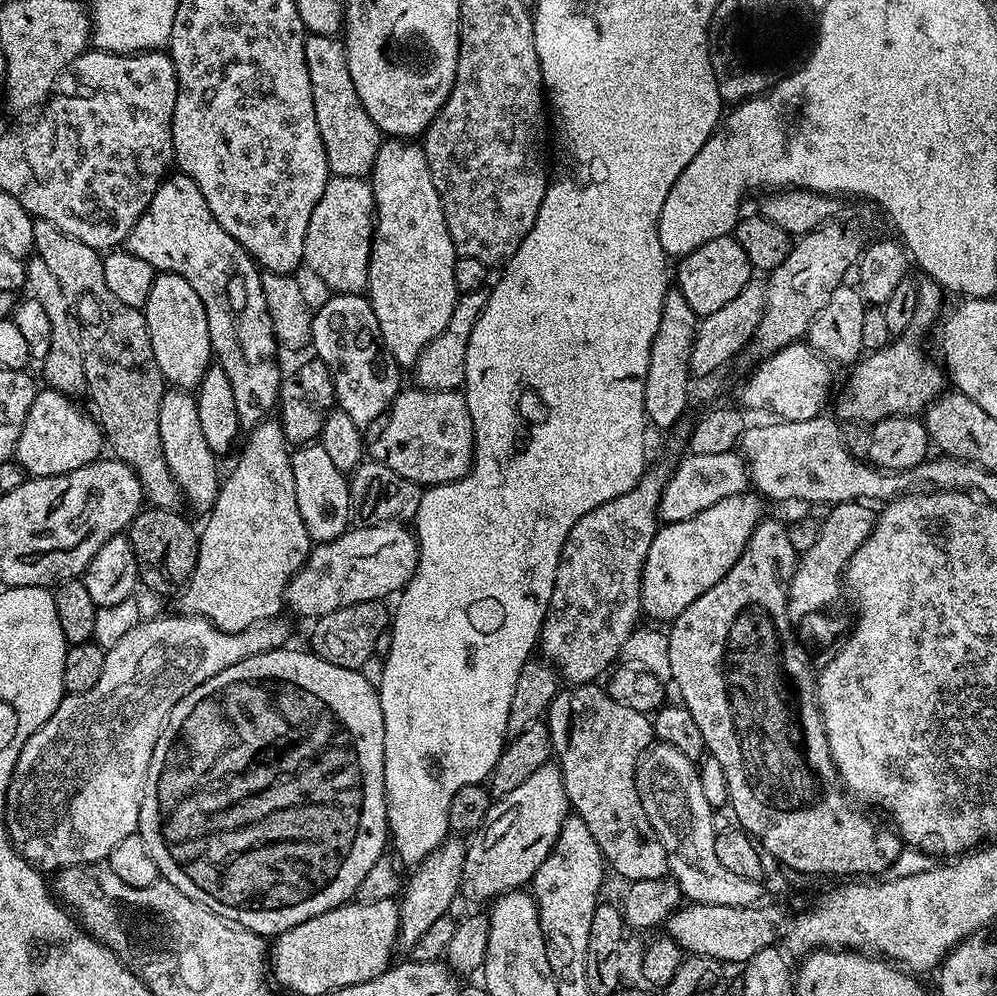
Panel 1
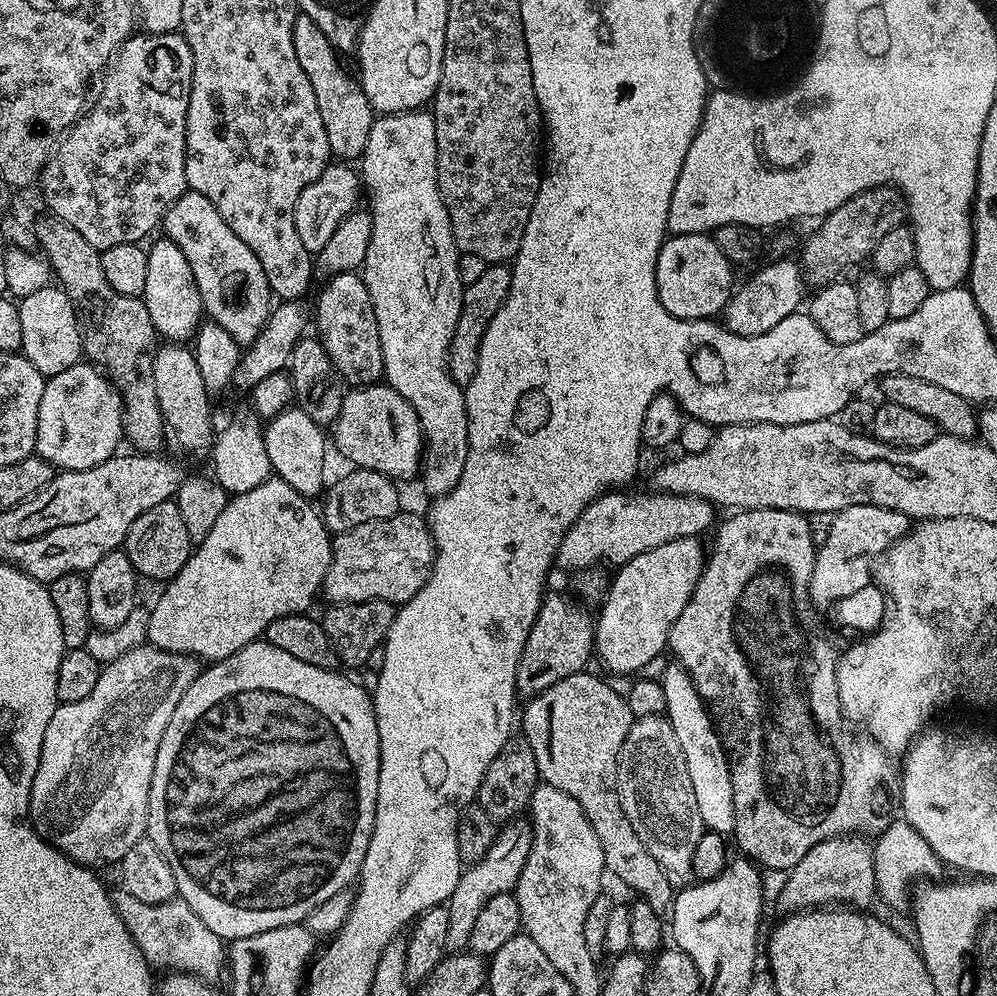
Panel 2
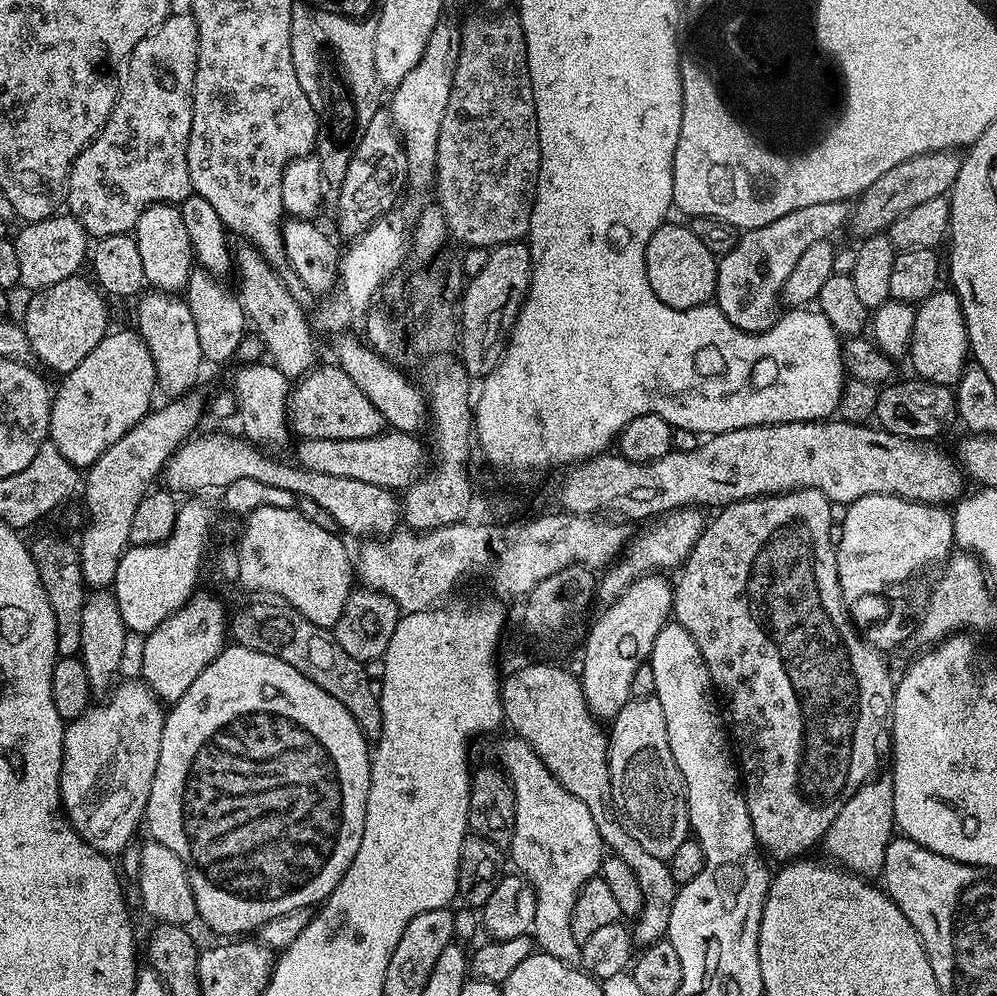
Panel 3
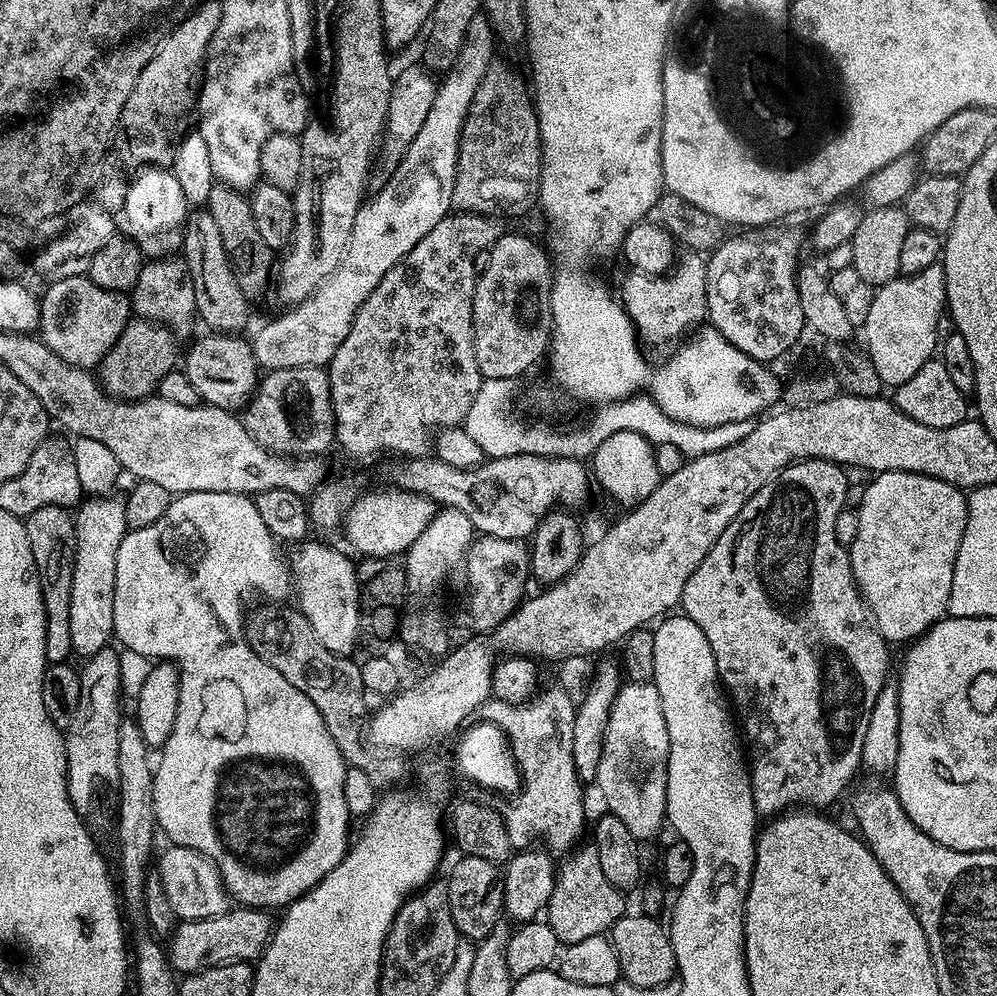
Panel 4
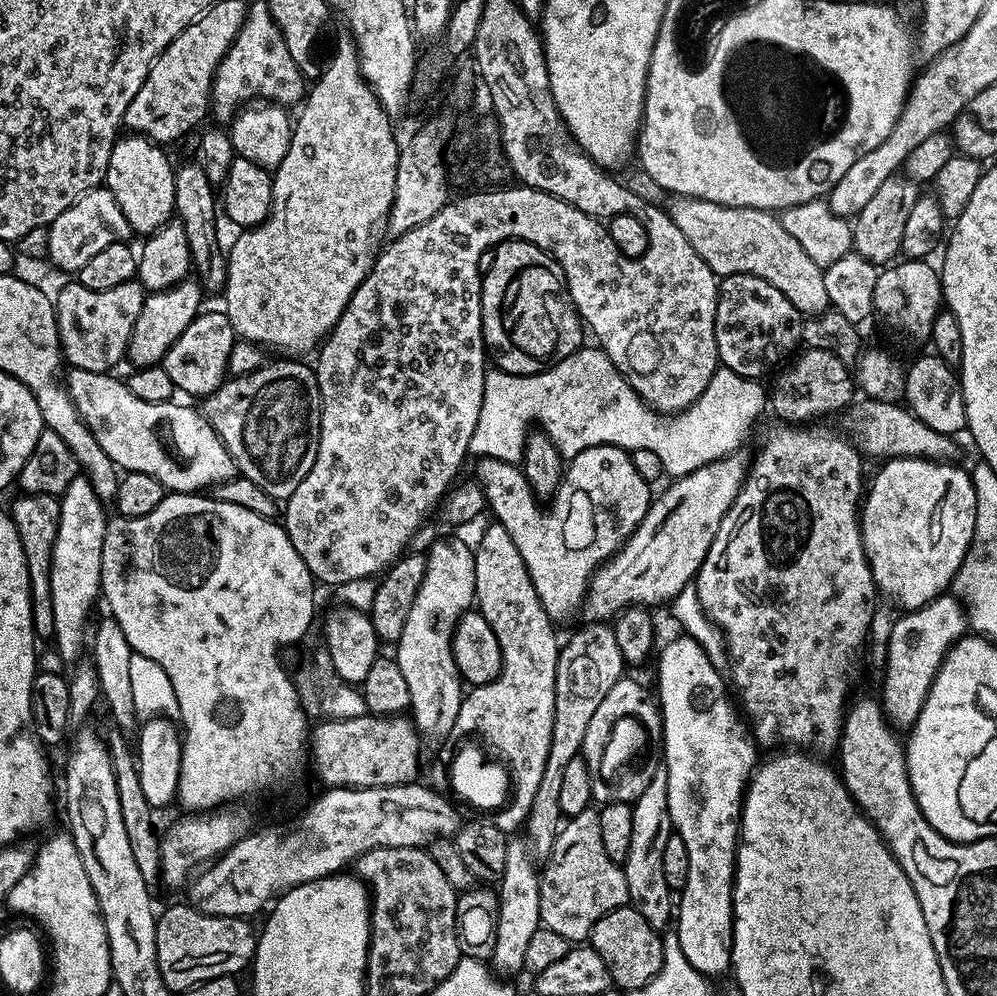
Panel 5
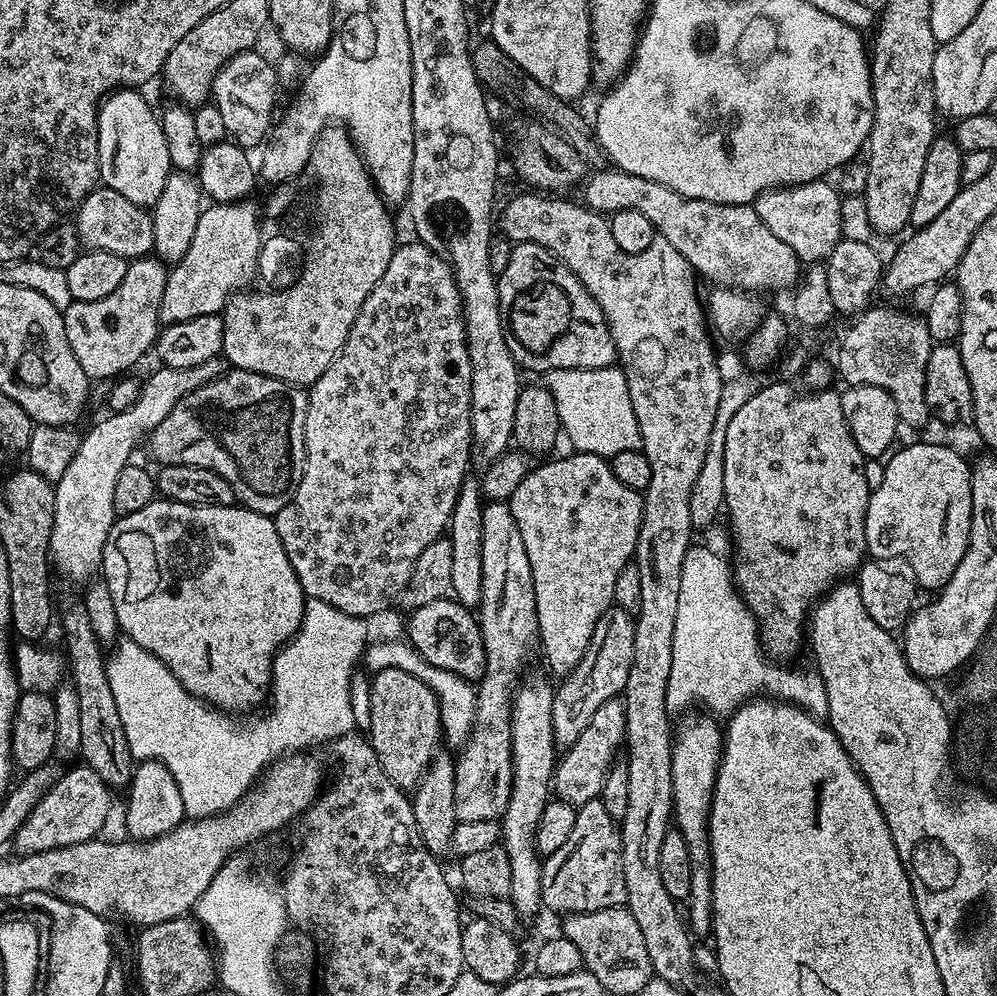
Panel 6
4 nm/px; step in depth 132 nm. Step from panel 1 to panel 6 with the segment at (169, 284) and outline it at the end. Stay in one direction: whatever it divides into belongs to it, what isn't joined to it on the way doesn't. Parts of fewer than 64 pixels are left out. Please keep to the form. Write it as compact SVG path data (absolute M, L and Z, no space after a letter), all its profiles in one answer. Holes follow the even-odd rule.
M122 88L109 92L98 109L98 162L99 183L110 190L118 190L126 202L134 202L140 208L151 209L158 202L166 186L166 178L174 169L170 153L166 150L166 138L162 134L157 109L148 105L143 91Z

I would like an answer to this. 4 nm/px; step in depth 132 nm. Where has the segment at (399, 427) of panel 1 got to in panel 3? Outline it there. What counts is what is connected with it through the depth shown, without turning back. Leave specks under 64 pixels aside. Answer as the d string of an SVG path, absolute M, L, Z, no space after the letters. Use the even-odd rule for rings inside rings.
M335 363L325 368L316 366L307 375L295 381L290 392L290 428L297 437L306 440L334 438L370 438L385 431L384 415L377 410L374 402L354 386L350 374L346 374Z

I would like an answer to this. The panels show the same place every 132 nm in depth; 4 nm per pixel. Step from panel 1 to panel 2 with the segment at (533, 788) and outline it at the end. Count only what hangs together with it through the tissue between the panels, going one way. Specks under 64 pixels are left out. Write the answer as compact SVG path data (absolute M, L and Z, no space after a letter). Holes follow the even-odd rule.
M527 819L509 820L497 831L490 850L486 850L477 864L469 864L461 871L458 886L447 902L450 914L450 927L446 930L446 949L464 950L470 942L470 930L474 930L474 921L478 918L482 906L490 902L490 898L498 894L512 892L518 878L522 874L522 866L526 866L526 858L532 849L532 825Z

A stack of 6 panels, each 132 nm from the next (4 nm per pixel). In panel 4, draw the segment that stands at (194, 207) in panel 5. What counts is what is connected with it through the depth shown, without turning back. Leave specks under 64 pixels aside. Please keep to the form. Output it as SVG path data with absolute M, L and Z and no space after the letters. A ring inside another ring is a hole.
M192 210L188 213L188 220L184 224L184 243L182 245L182 259L188 263L188 269L190 270L190 278L194 278L194 302L196 303L196 315L201 325L205 324L205 329L211 330L216 334L236 334L248 324L248 306L250 306L250 300L244 296L241 287L238 284L238 278L235 277L235 272L232 269L230 258L226 254L226 249L222 246L221 231L217 229L217 223L214 222L214 217L206 210Z

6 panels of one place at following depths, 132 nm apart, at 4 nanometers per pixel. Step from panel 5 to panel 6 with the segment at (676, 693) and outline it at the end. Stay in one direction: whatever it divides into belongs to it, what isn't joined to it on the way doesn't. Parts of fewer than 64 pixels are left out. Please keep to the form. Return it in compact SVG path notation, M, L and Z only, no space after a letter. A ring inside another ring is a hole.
M692 716L684 725L679 725L678 731L674 736L674 743L672 745L672 781L674 782L674 798L672 799L672 811L674 813L674 828L682 834L682 838L686 838L686 846L690 849L690 862L692 863L690 872L690 890L692 893L688 895L686 901L686 920L690 925L691 931L695 933L697 937L707 937L712 931L712 838L709 832L709 820L712 814L712 795L714 794L714 782L716 781L716 771L720 765L720 754L724 750L724 733L721 725L716 725L714 721L708 716Z

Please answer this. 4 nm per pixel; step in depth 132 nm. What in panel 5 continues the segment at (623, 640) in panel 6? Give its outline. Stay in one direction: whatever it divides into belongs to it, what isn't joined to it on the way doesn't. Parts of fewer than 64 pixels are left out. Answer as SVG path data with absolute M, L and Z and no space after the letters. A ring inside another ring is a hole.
M588 622L583 626L585 628L578 629L568 641L563 641L560 650L554 678L554 730L550 730L550 754L546 758L546 770L542 770L542 782L538 782L538 794L534 794L534 802L522 829L529 852L540 862L548 859L562 820L558 806L562 770L566 770L566 765L581 755L586 726L590 726L594 710L598 710L602 698L614 690L626 671L624 659L618 651L618 642L614 642L612 627L604 622Z

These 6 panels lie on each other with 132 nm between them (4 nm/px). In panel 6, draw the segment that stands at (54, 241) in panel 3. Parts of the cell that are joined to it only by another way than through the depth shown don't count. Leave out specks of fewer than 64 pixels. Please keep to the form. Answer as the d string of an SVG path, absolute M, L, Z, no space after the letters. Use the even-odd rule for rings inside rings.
M103 186L93 188L76 209L74 223L81 245L88 250L109 252L125 258L139 258L149 255L154 246L151 211L138 207L134 202L126 202L126 198L118 194L118 190L110 190Z

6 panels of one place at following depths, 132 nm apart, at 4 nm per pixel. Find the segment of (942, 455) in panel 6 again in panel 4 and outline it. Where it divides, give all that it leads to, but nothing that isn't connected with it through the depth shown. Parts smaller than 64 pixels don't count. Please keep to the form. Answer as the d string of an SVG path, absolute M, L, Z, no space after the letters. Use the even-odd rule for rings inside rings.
M881 472L869 480L872 481L856 512L856 533L848 548L848 557L861 597L881 636L893 645L907 645L919 640L947 613L954 562L966 530L968 497L950 482L913 472Z

